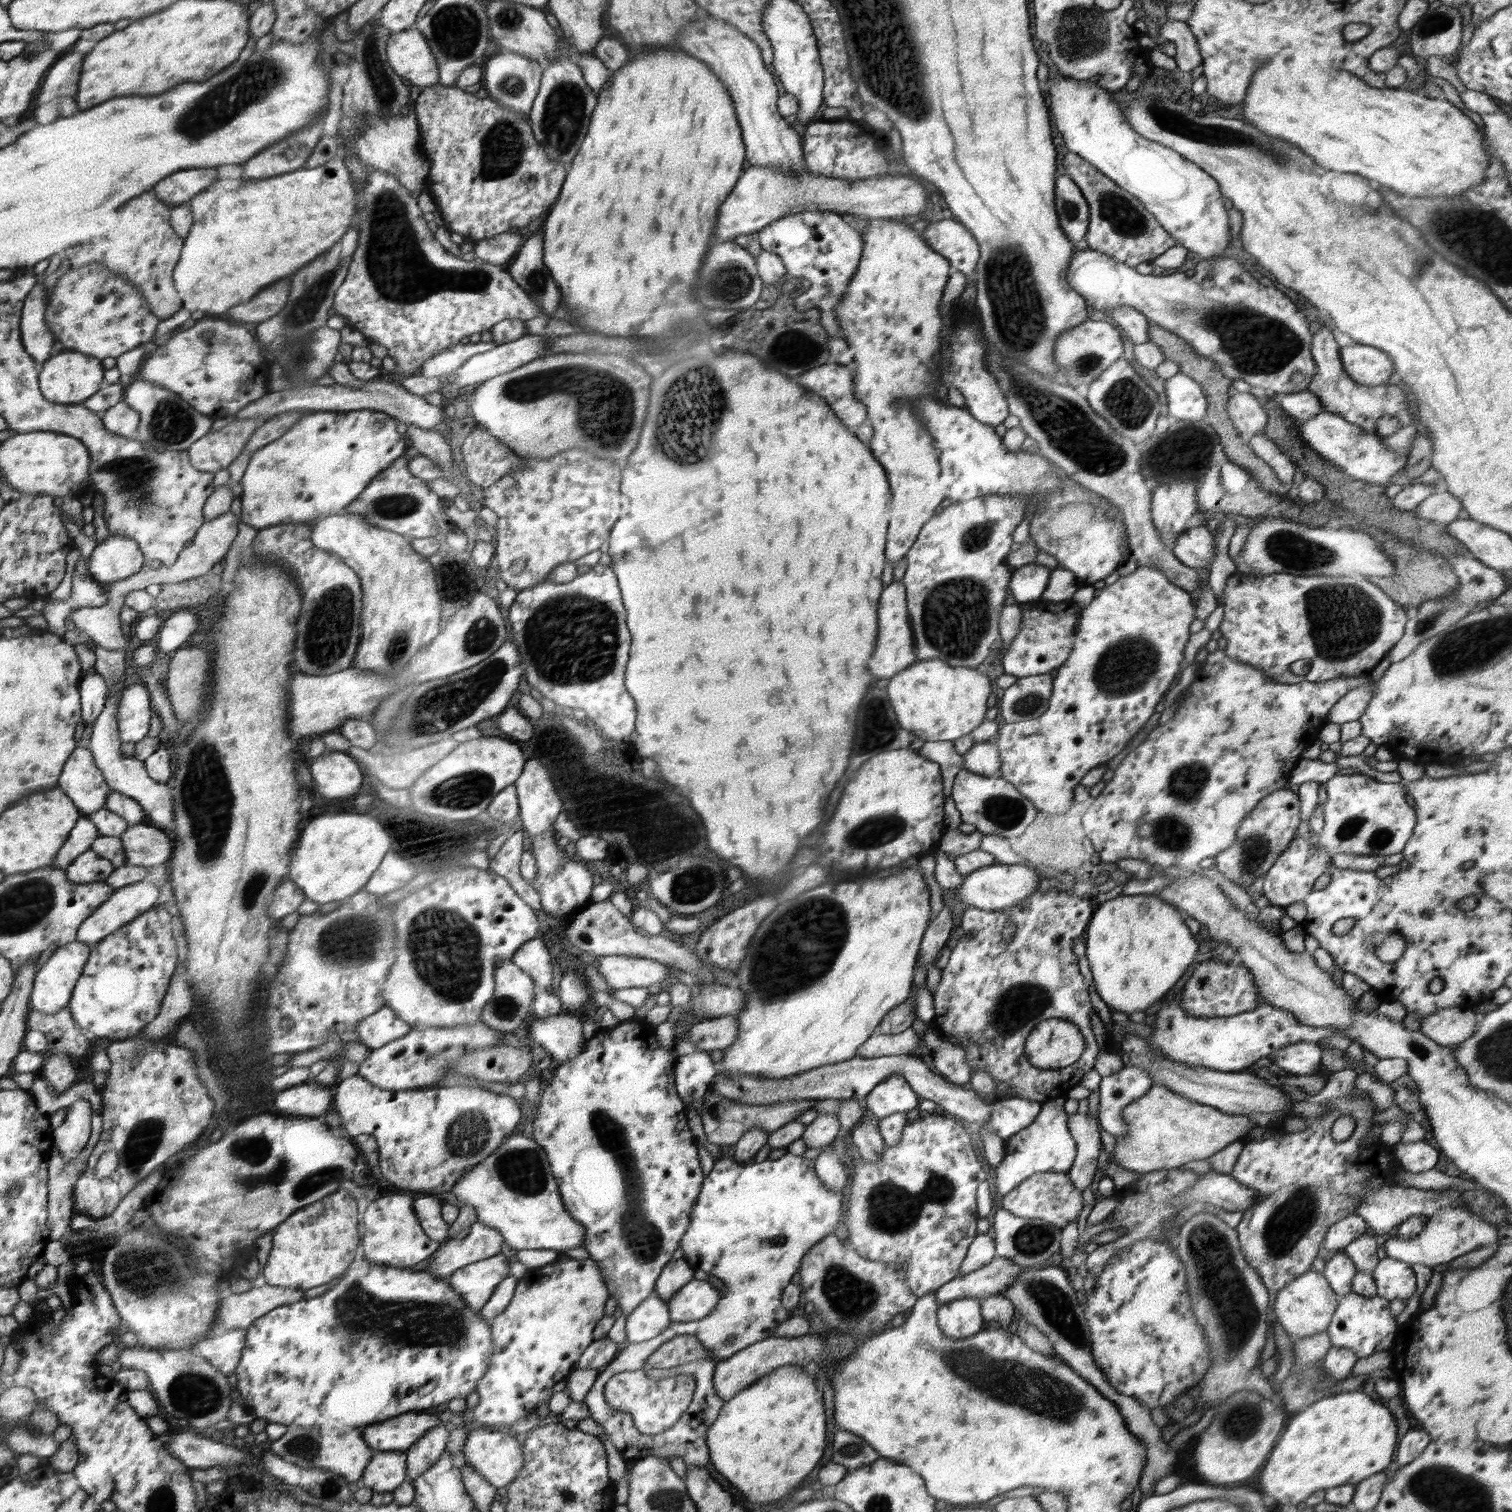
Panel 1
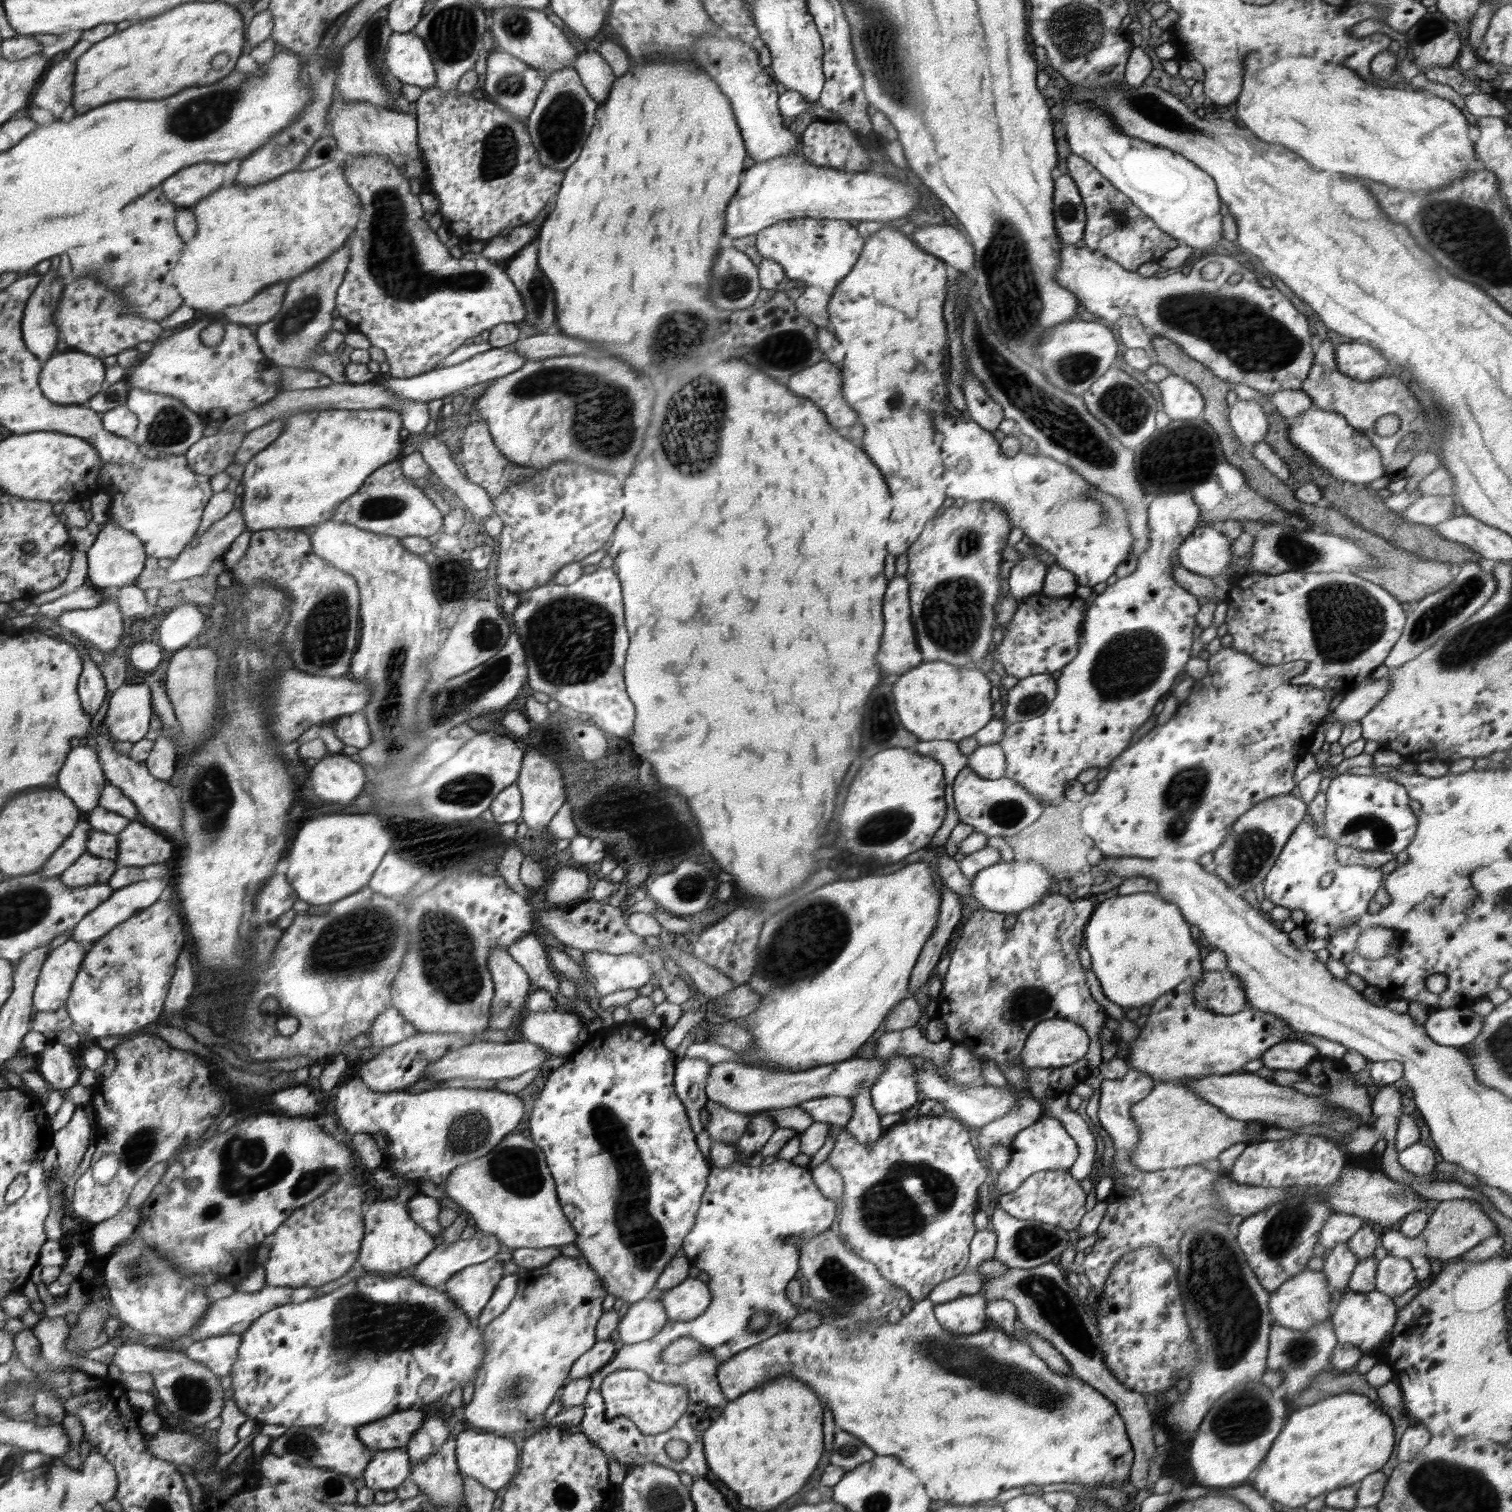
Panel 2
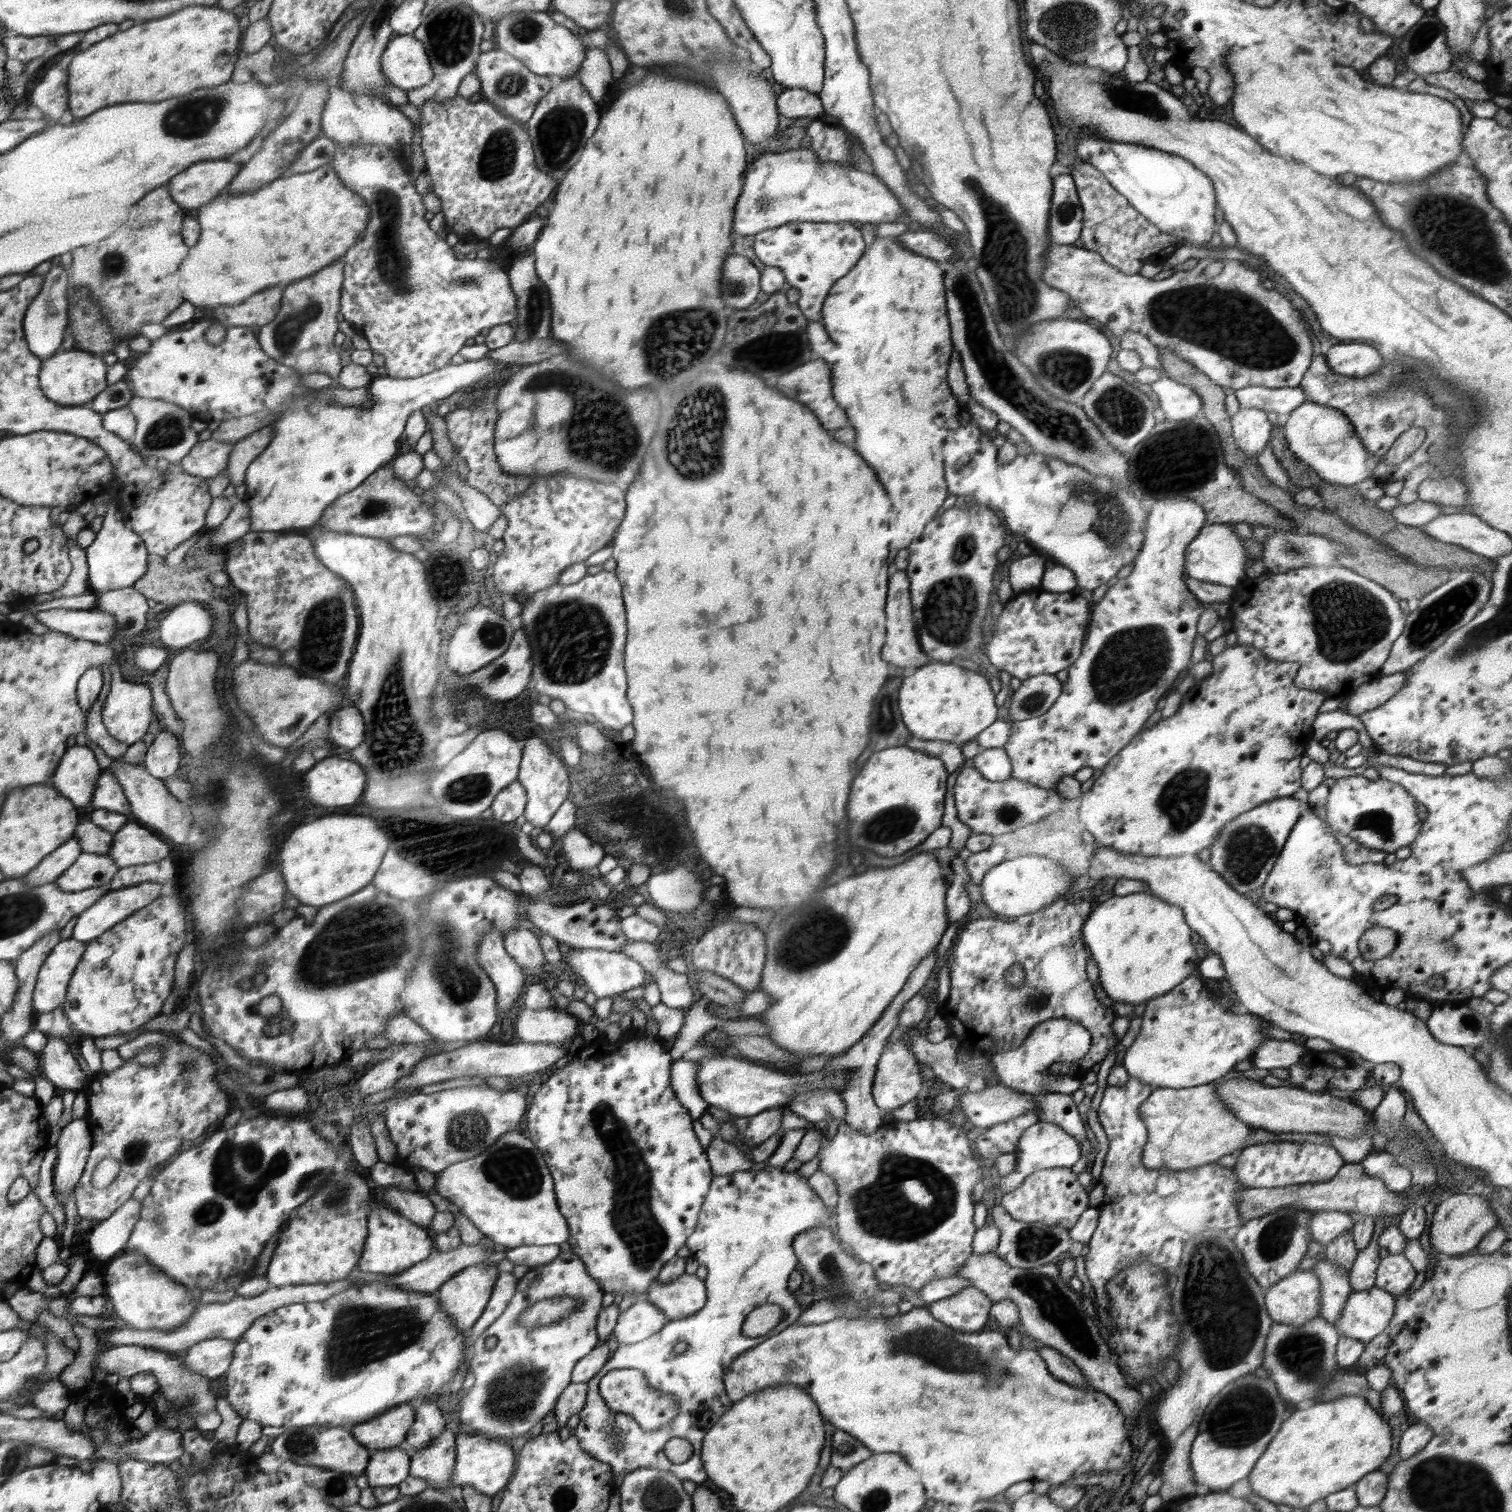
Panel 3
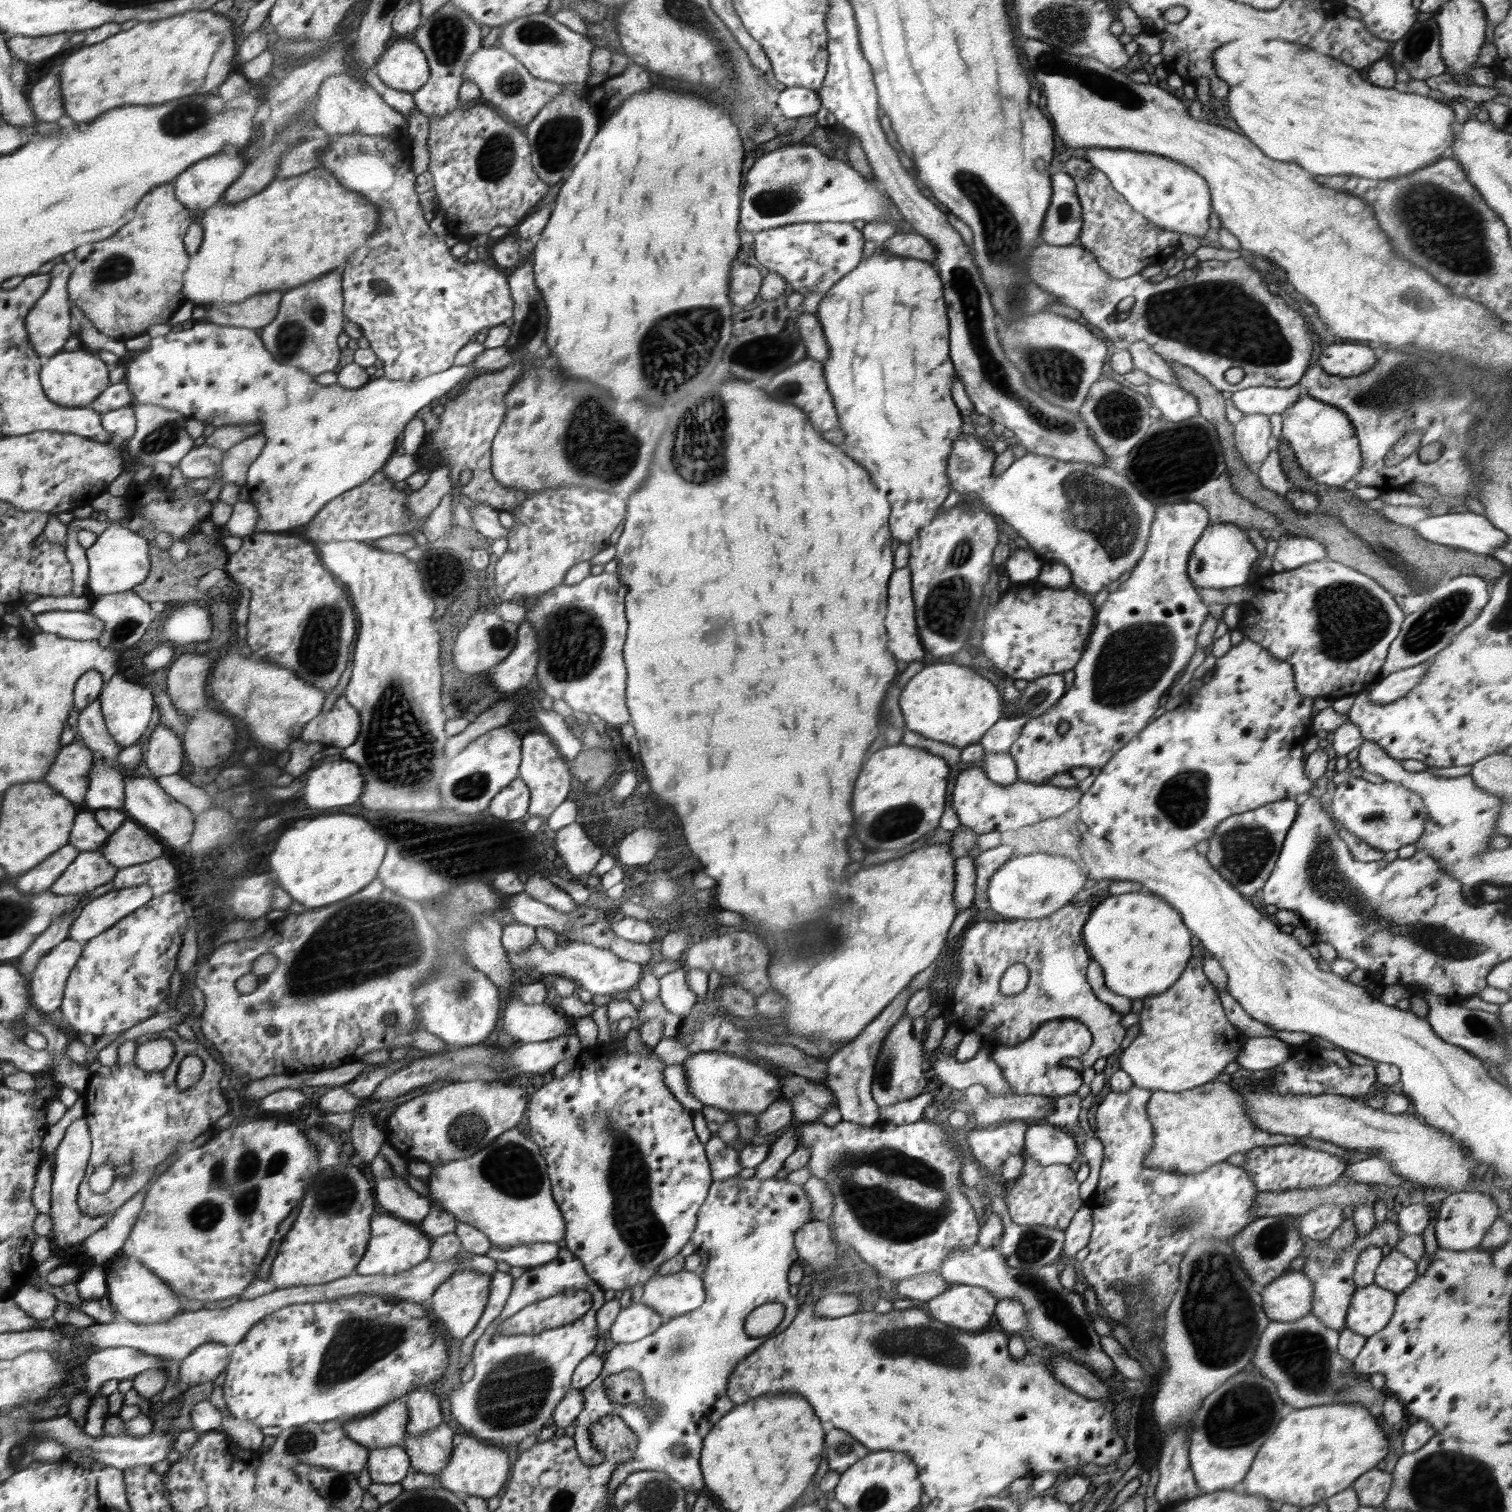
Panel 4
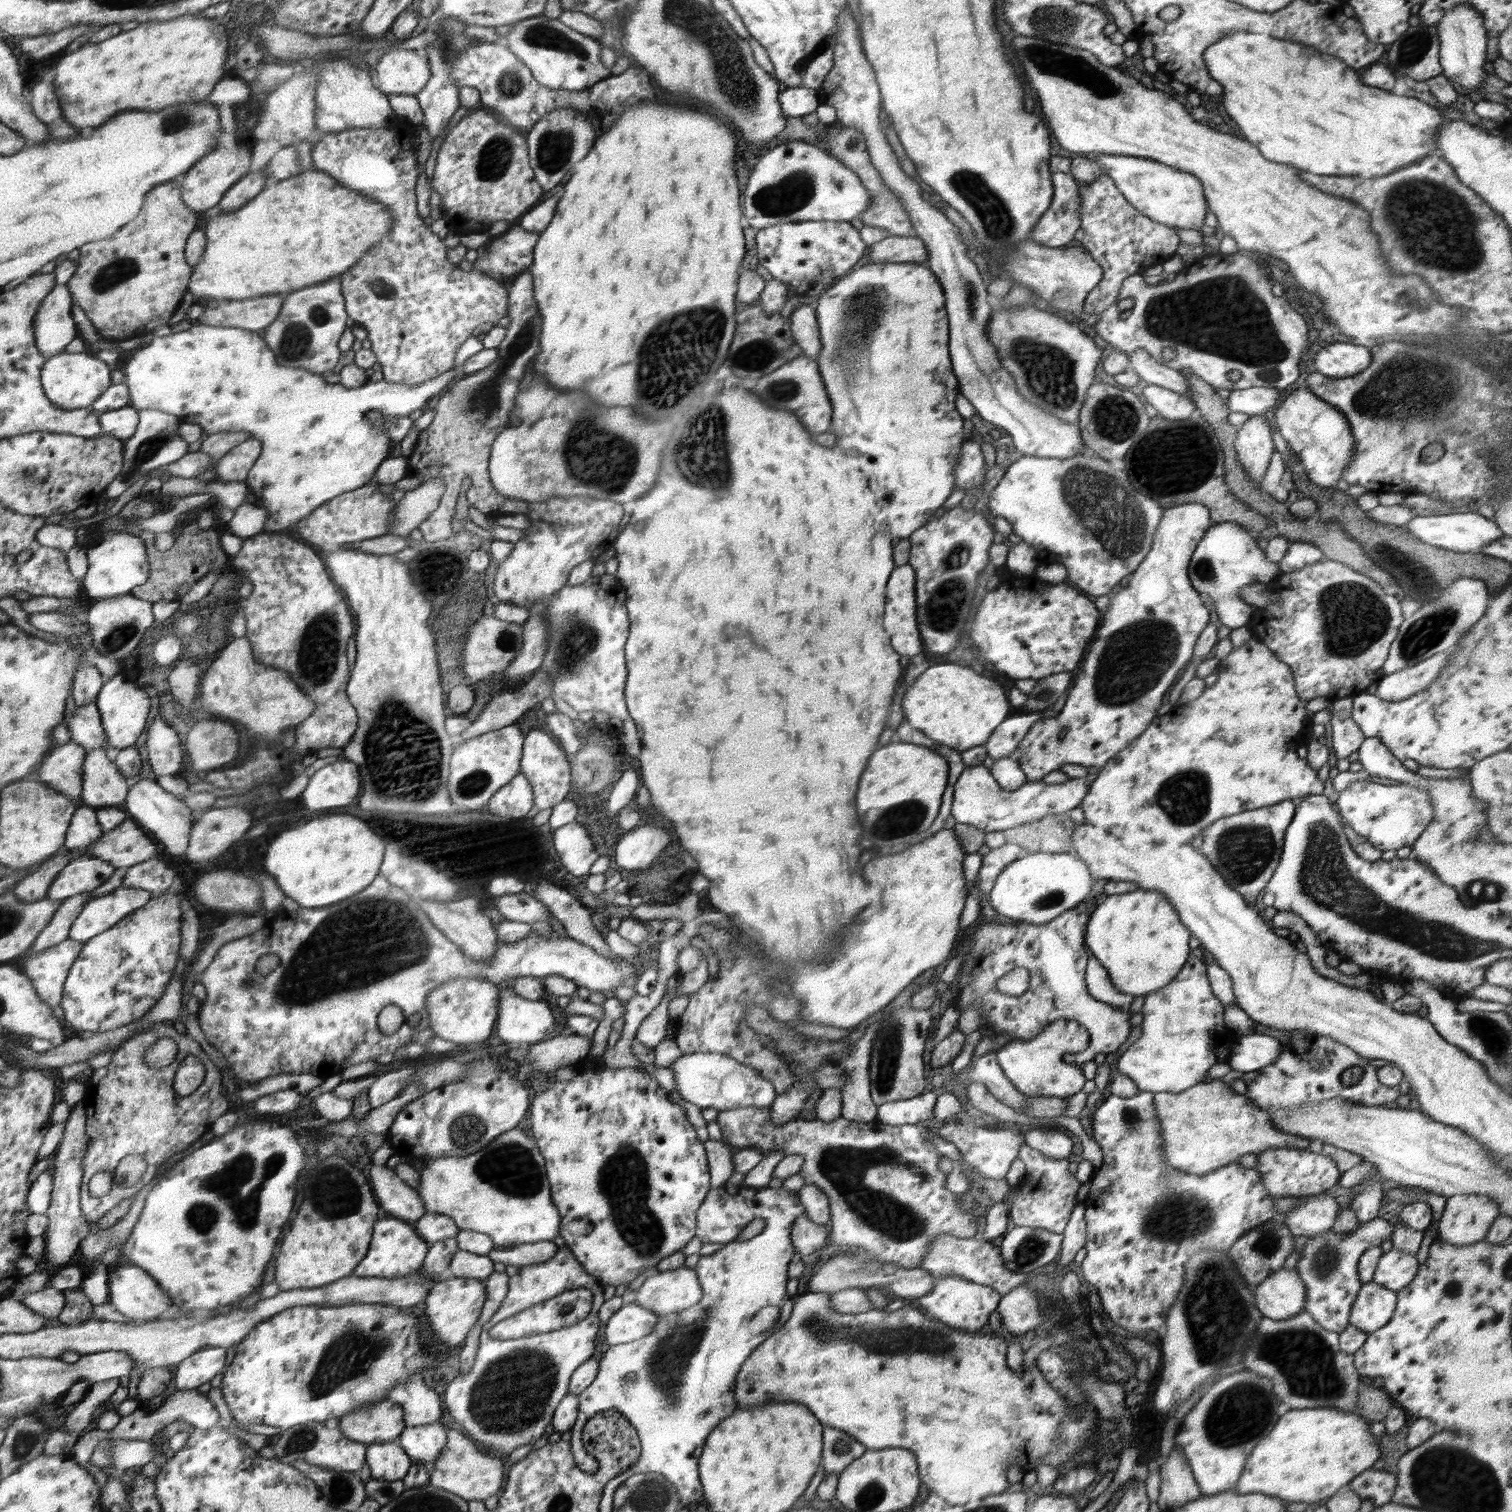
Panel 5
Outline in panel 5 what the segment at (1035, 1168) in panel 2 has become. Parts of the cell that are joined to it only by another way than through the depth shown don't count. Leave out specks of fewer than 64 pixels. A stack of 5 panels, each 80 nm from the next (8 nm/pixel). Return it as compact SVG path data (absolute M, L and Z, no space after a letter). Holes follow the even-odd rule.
M1045 1126L1034 1127L1033 1129L1027 1130L1024 1134L1025 1143L1031 1146L1034 1150L1040 1151L1044 1156L1051 1159L1066 1159L1072 1150L1072 1139L1067 1135L1064 1135L1061 1131L1050 1128L1046 1130Z

